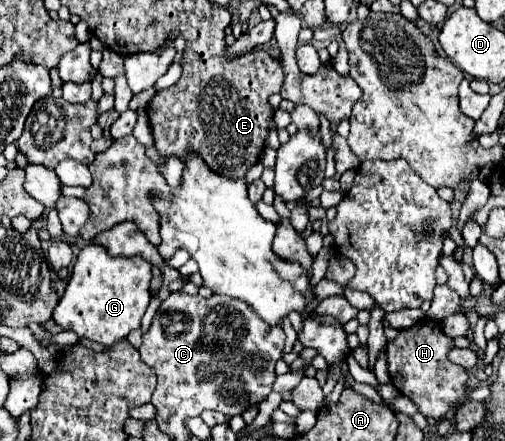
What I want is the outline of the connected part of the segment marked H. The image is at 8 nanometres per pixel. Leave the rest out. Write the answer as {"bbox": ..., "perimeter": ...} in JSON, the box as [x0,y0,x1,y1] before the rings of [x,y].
{"bbox":[387,318,469,420],"perimeter":[[[423,318],[411,328],[399,330],[397,338],[387,340],[387,362],[389,362],[389,376],[393,386],[407,398],[411,398],[423,416],[431,416],[441,420],[451,408],[457,406],[461,398],[467,396],[467,380],[469,372],[463,366],[455,366],[447,354],[453,350],[453,338],[443,332],[441,324]]]}

